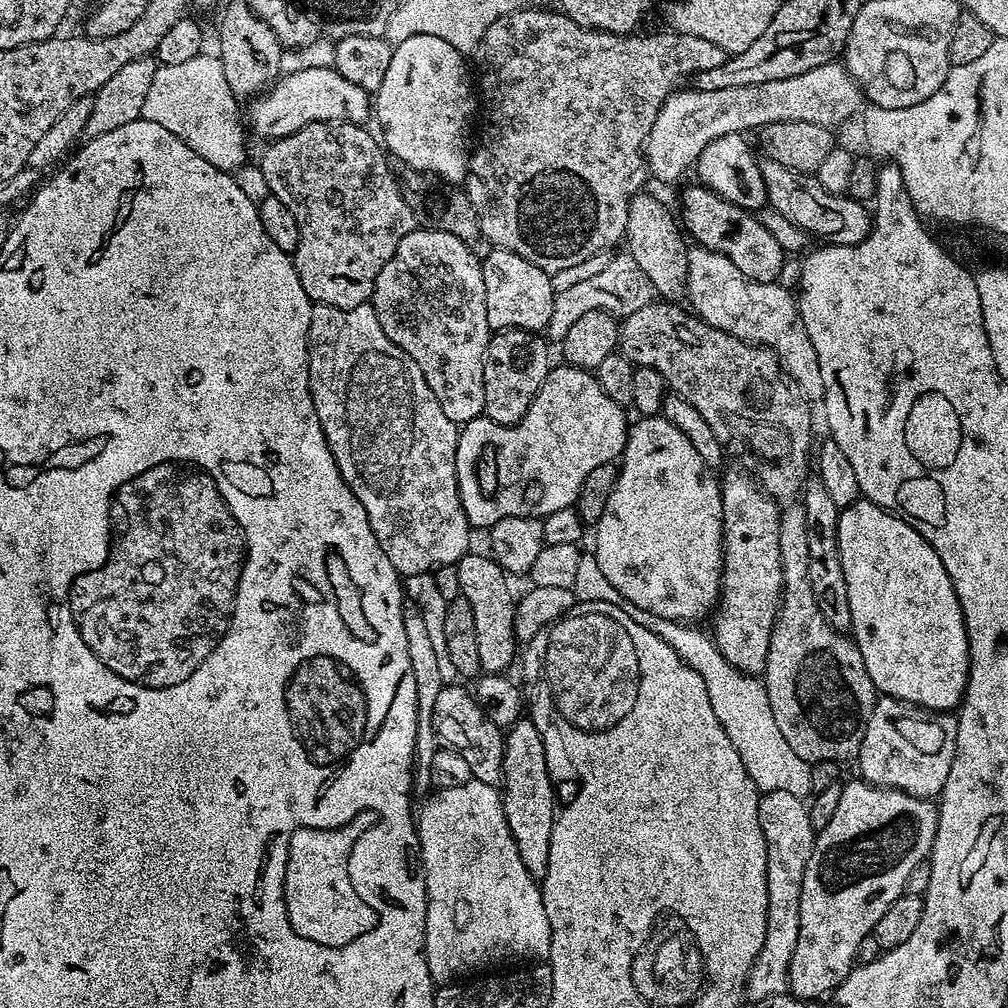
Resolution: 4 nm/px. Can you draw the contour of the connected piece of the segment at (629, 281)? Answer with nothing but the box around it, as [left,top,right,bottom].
[546,254,654,342]

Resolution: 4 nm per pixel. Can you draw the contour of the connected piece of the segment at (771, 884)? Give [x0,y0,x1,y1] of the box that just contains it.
[746,790,817,1002]

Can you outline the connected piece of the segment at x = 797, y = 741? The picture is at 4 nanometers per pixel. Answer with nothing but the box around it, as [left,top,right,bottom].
[762,503,878,765]

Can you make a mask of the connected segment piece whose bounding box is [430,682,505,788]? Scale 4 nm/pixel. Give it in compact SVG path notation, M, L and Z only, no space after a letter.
M444 684L437 690L430 707L434 730L447 747L458 750L458 754L466 758L472 779L500 788L504 783L505 733L484 713L484 707L477 702L475 695L469 689L467 692L462 684Z

